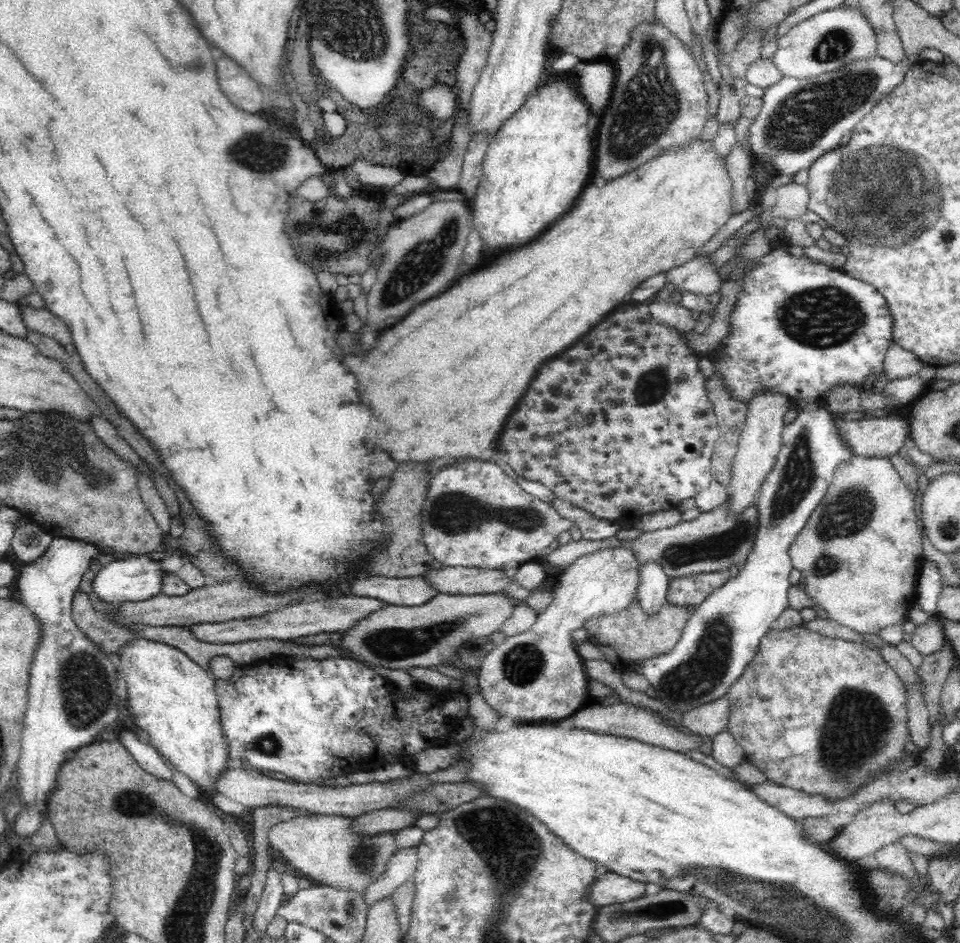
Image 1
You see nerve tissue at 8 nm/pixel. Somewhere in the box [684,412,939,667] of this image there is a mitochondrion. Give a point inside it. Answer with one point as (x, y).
(798, 475)

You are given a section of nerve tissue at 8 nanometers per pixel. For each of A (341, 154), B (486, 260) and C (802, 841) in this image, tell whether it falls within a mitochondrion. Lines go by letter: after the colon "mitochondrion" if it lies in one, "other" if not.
A: other
B: other
C: other

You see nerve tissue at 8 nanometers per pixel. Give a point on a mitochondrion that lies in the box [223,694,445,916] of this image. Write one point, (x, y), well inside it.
(364, 855)

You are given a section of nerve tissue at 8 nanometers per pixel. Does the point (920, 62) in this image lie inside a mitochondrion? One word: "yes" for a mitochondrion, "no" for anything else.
no

